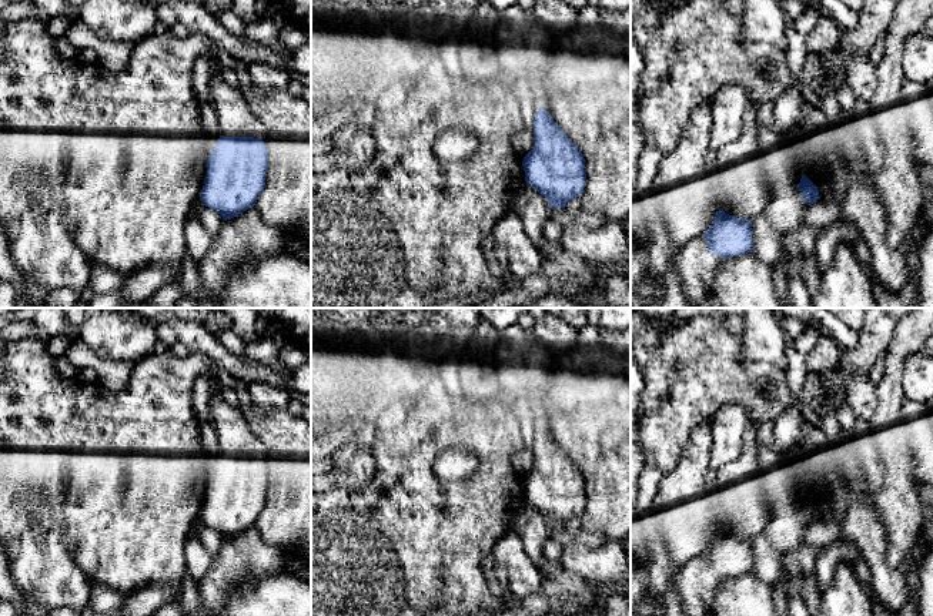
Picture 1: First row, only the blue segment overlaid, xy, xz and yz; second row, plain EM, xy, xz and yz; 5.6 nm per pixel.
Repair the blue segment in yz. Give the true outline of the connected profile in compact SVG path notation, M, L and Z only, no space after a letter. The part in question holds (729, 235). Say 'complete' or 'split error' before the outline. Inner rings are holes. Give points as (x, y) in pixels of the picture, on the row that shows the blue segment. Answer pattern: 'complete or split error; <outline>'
split error; M716 211L712 225L690 240L672 255L671 264L678 270L686 299L700 308L712 292L715 274L723 258L732 258L753 250L753 220Z

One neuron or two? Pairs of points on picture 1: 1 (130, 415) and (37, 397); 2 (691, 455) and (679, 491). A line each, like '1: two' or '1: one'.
1: one
2: one

